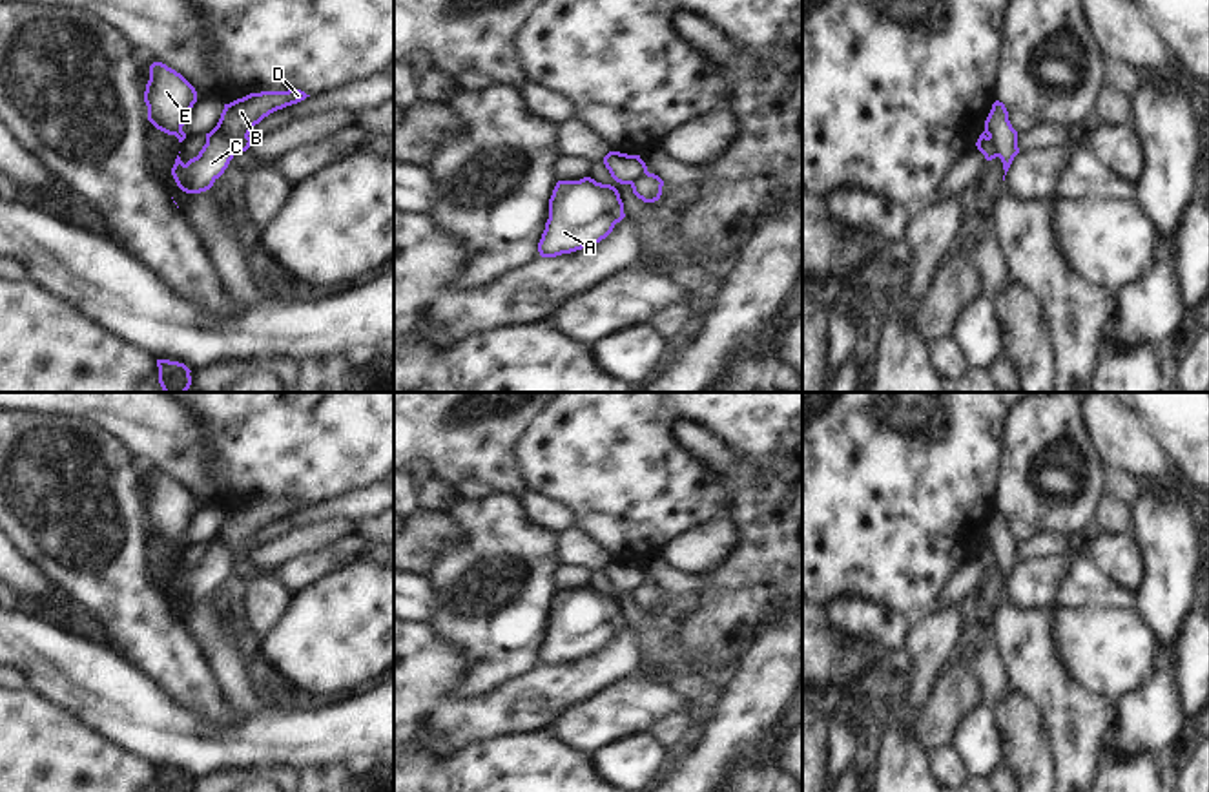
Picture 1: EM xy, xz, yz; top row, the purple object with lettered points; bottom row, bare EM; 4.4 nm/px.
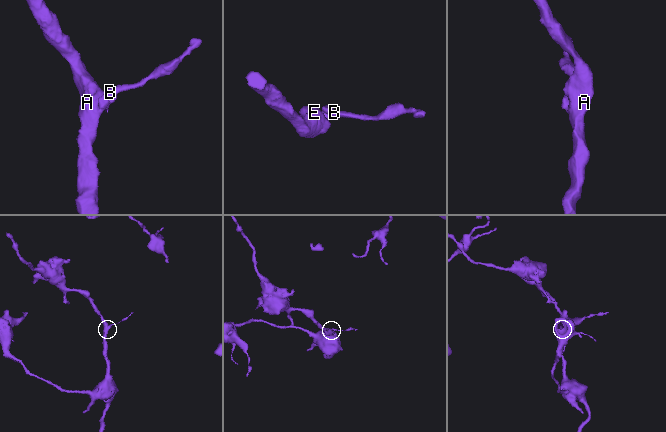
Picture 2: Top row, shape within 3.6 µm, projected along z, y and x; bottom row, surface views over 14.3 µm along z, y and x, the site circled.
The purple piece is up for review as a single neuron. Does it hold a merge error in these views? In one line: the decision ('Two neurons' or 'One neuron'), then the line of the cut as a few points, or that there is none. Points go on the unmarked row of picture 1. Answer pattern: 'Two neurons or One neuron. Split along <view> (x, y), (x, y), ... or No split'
Two neurons. Split along xy (217, 533), (234, 561).

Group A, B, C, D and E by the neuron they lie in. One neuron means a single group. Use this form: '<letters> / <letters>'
A C E / B D

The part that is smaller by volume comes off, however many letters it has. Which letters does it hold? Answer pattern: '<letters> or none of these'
B, D

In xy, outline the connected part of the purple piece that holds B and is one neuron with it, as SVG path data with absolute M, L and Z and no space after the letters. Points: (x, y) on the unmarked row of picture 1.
M301 498L250 502L230 513L224 513L217 531L221 542L228 547L233 560L246 560L252 553L248 546L252 537L270 522L305 509Z

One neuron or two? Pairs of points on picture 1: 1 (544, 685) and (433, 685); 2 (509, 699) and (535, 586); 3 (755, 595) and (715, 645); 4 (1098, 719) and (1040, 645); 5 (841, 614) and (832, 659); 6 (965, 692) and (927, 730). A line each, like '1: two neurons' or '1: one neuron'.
1: two neurons
2: two neurons
3: one neuron
4: one neuron
5: two neurons
6: one neuron

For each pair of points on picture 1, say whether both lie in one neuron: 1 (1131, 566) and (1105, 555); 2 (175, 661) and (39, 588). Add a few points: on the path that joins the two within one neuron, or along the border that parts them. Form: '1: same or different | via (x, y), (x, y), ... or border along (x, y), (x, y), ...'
1: same | via (1126, 564), (1116, 555), (1111, 555)
2: different | border along (28, 559), (62, 592)

